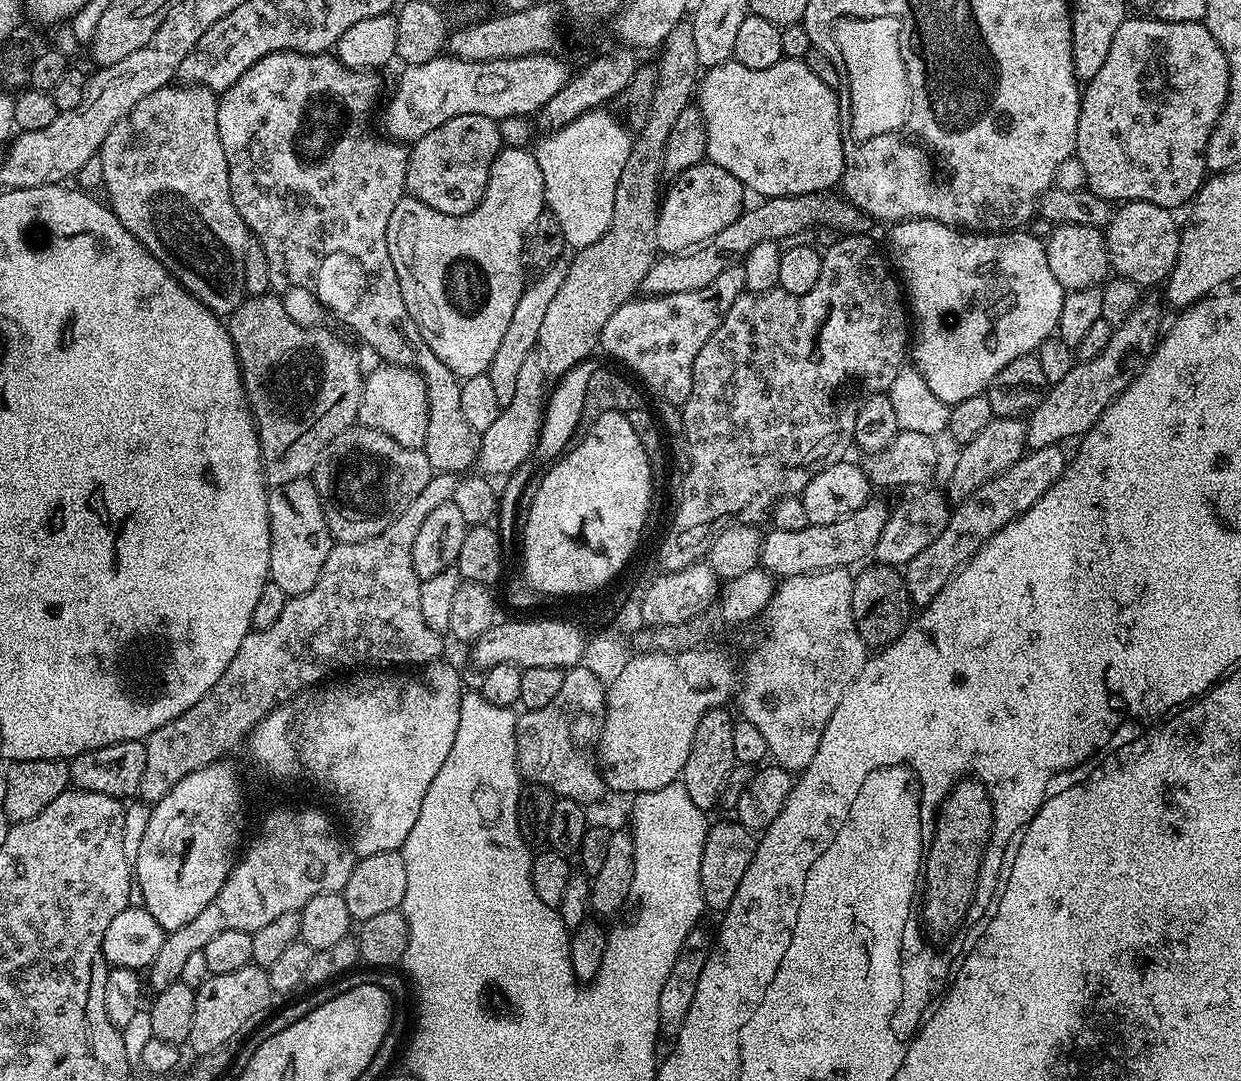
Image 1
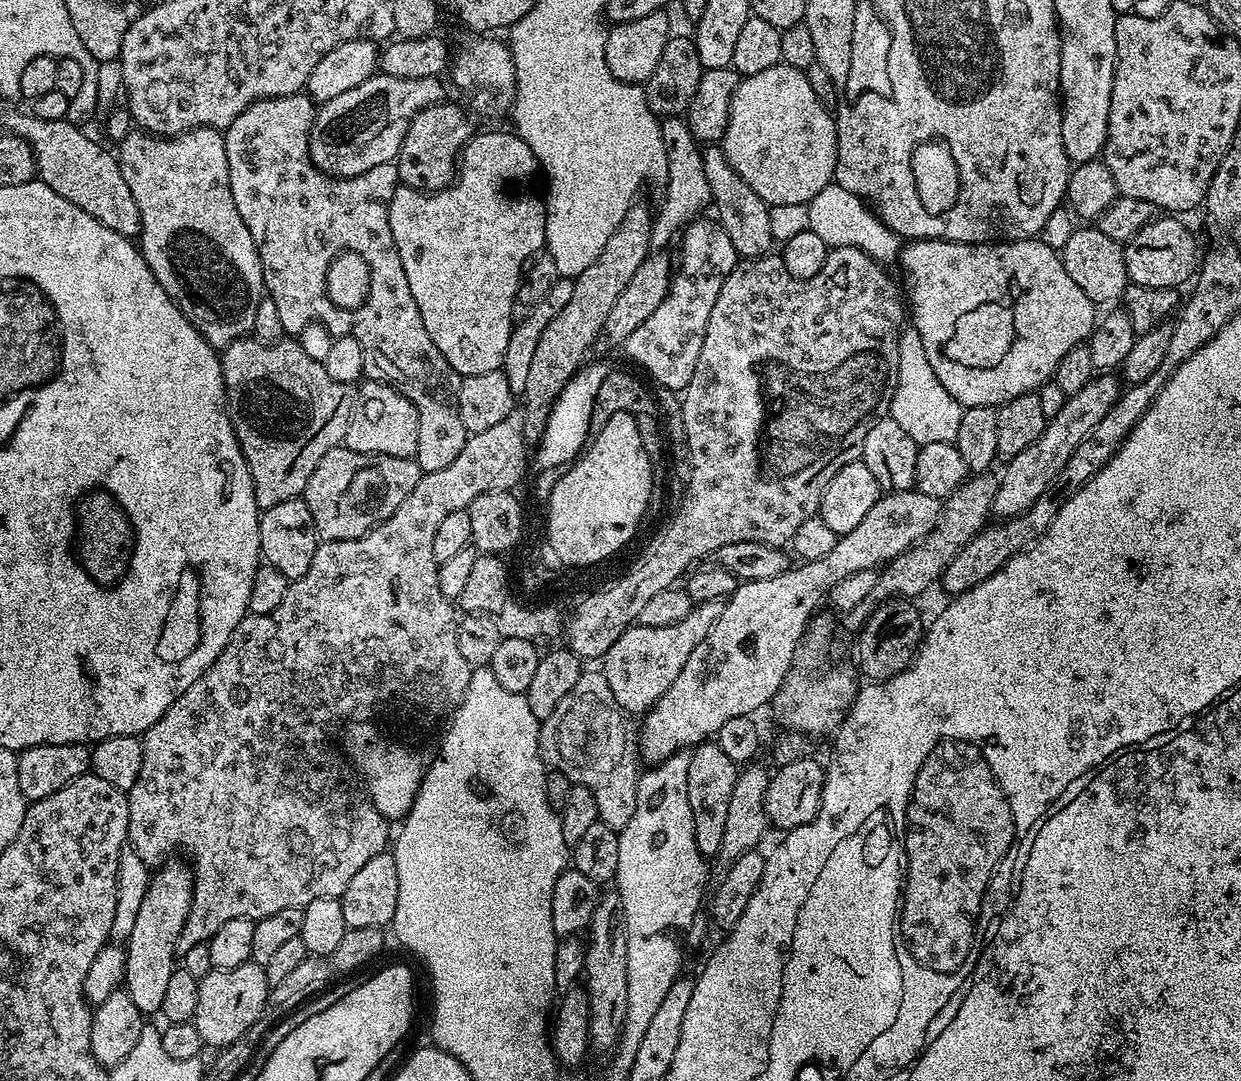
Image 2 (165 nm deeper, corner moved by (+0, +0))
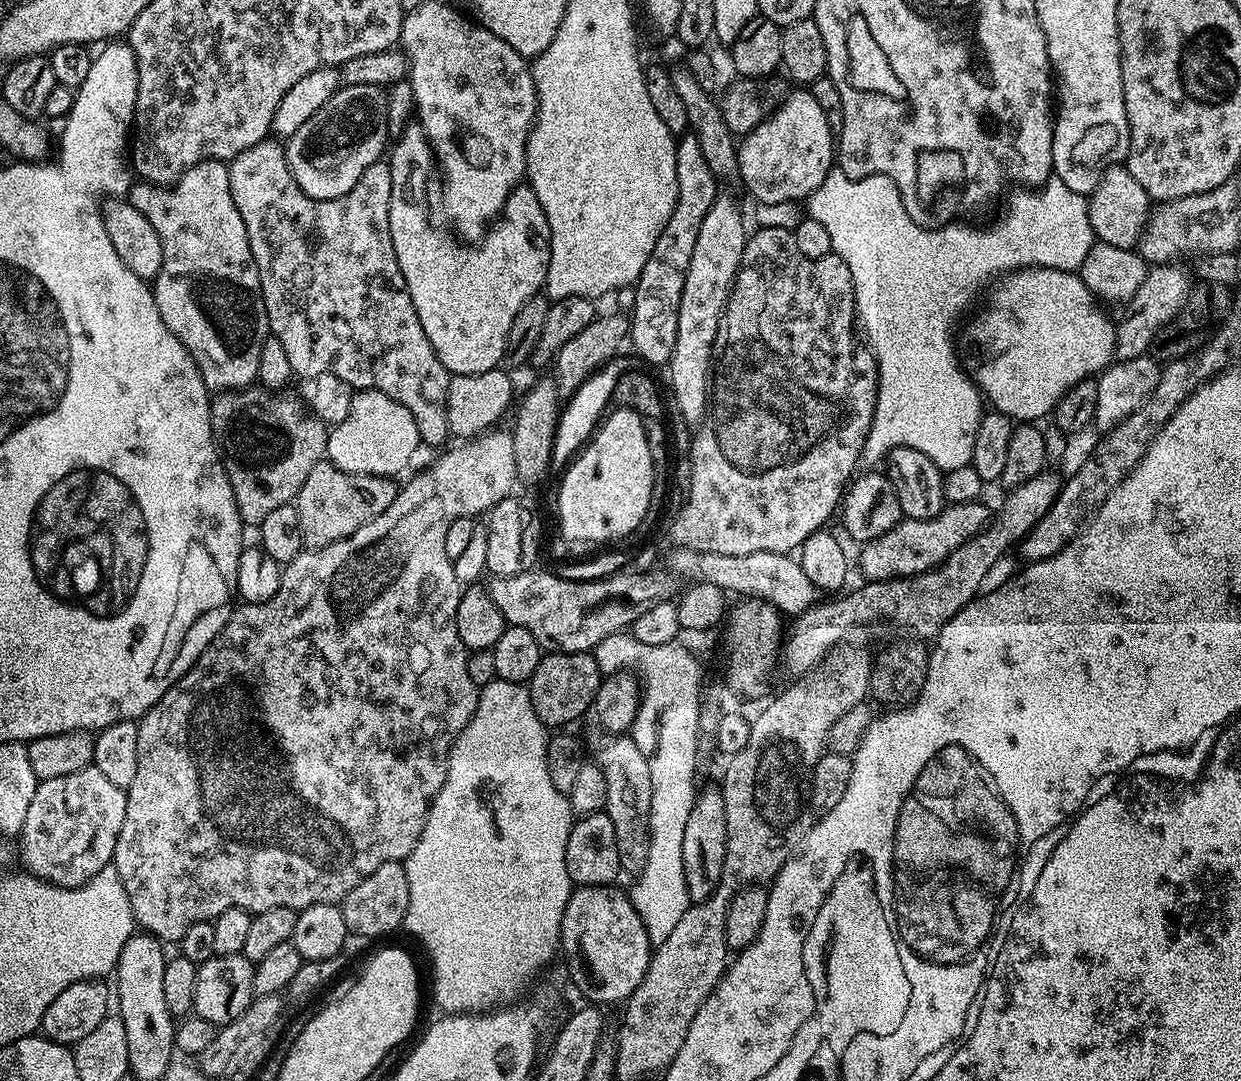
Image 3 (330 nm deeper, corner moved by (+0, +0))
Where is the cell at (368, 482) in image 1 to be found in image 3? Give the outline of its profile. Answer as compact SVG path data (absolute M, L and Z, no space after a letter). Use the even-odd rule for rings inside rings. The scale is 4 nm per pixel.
M327 458L319 460L314 470L306 474L306 482L302 482L302 490L298 490L294 501L305 549L338 542L354 534L354 530L366 526L366 522L378 518L378 514L382 514L382 510L394 502L398 491L396 483L395 479L387 476L350 474L346 470L338 470L338 466L334 466Z

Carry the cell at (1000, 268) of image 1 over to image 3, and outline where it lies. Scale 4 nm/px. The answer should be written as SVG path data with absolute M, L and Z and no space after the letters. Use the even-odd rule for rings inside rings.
M1022 268L999 277L995 281L994 287L987 293L987 296L988 305L964 328L964 344L968 347L966 368L971 375L972 381L980 389L983 399L995 411L1006 414L1013 422L1043 421L1045 419L1043 416L1047 412L1049 415L1055 409L1057 402L1066 394L1066 390L1070 390L1078 382L1095 377L1097 374L1103 372L1109 364L1113 363L1116 354L1116 326L1113 317L1108 317L1100 309L1103 307L1098 303L1096 297L1092 295L1092 291L1080 281L1080 277L1076 272L1066 272L1062 268Z

